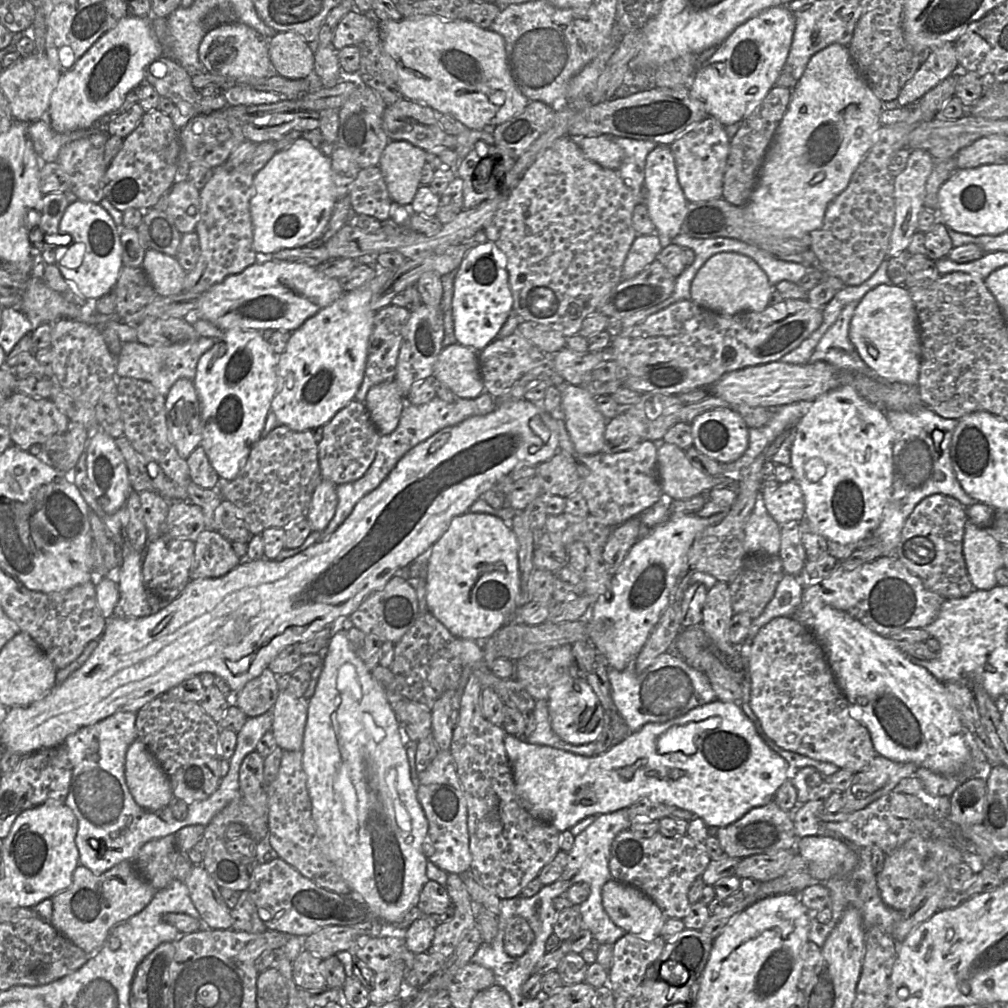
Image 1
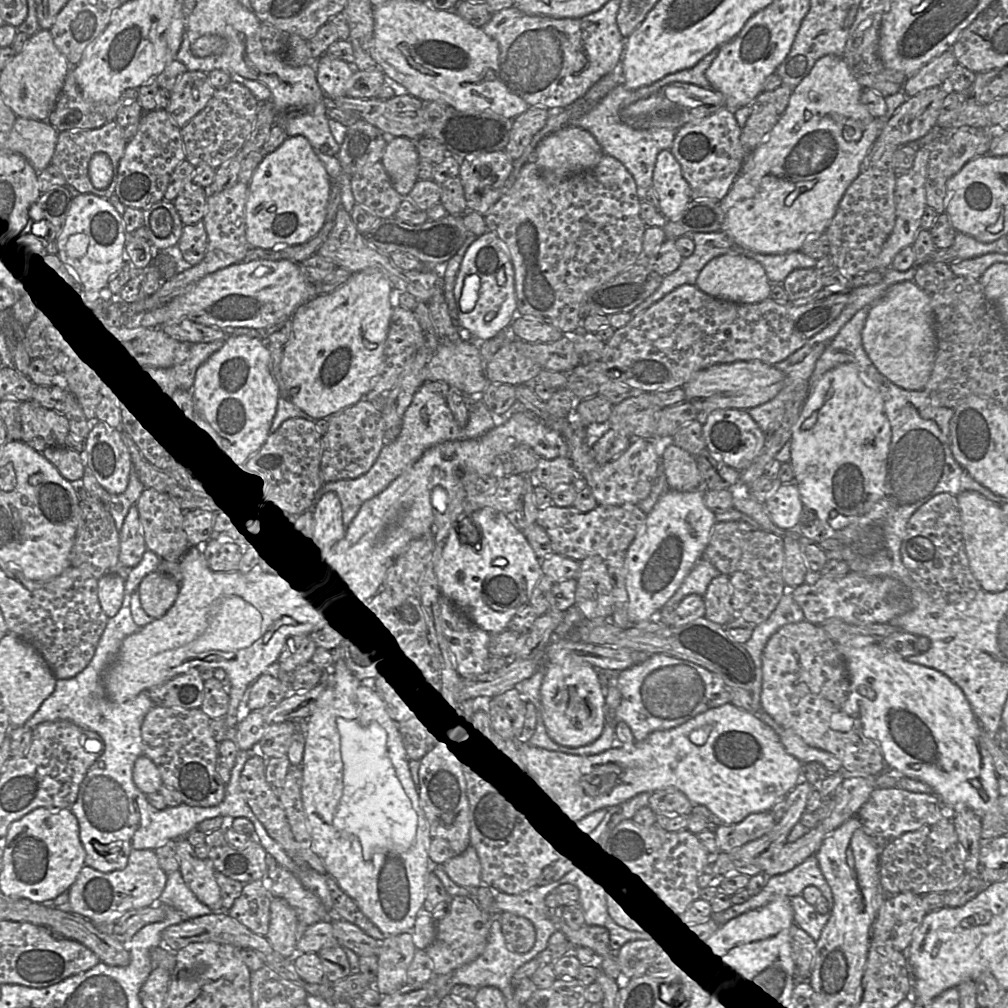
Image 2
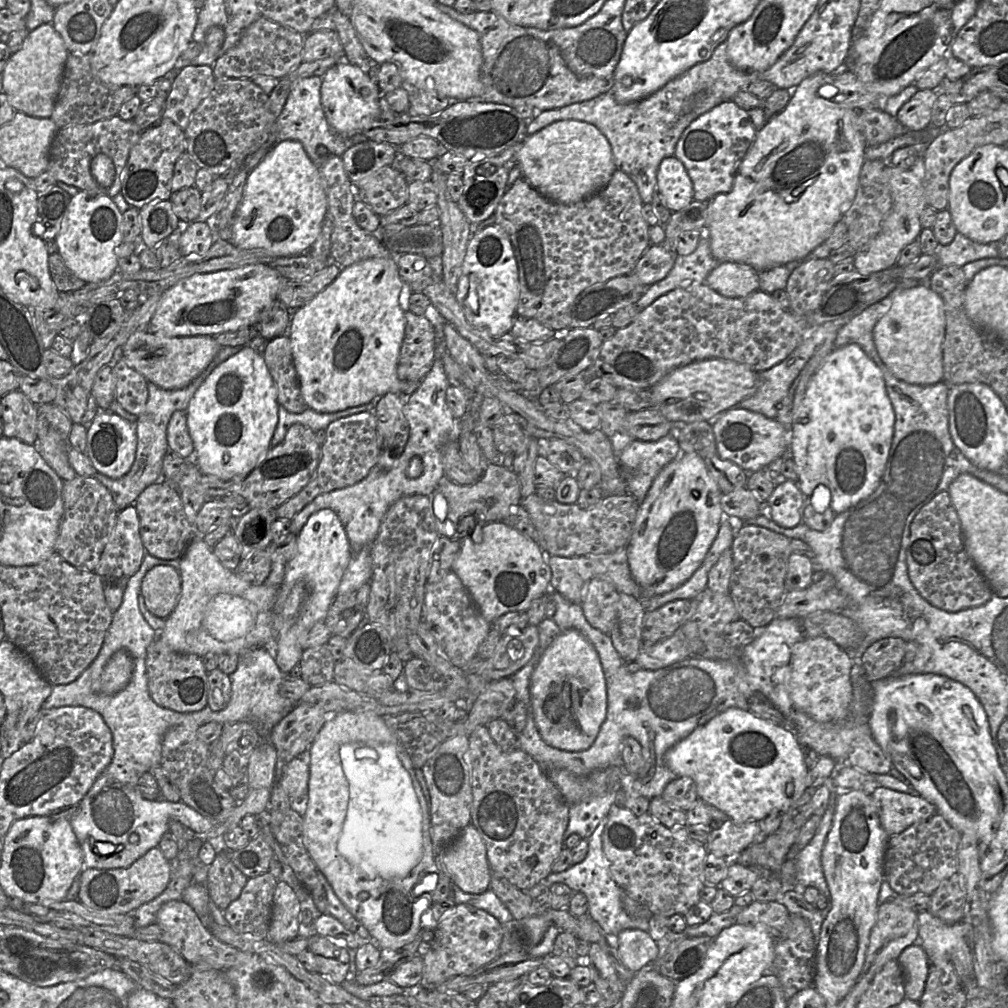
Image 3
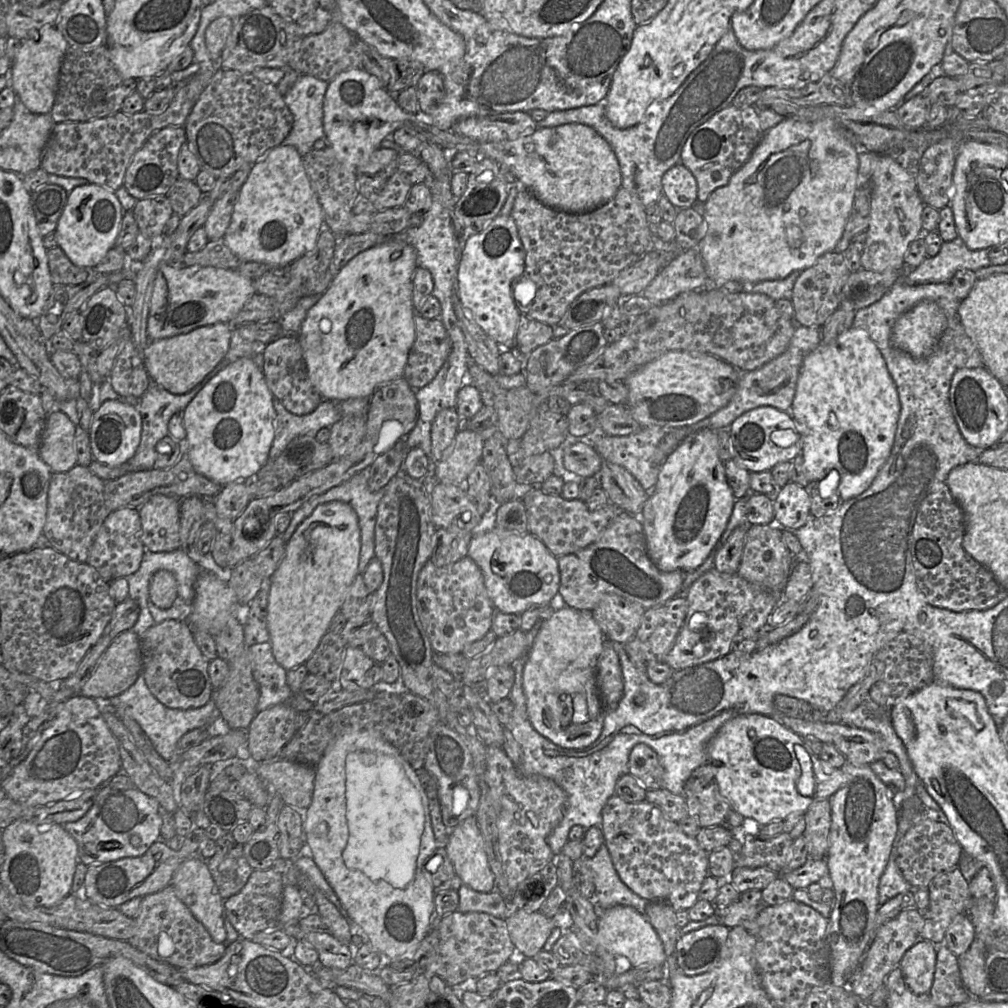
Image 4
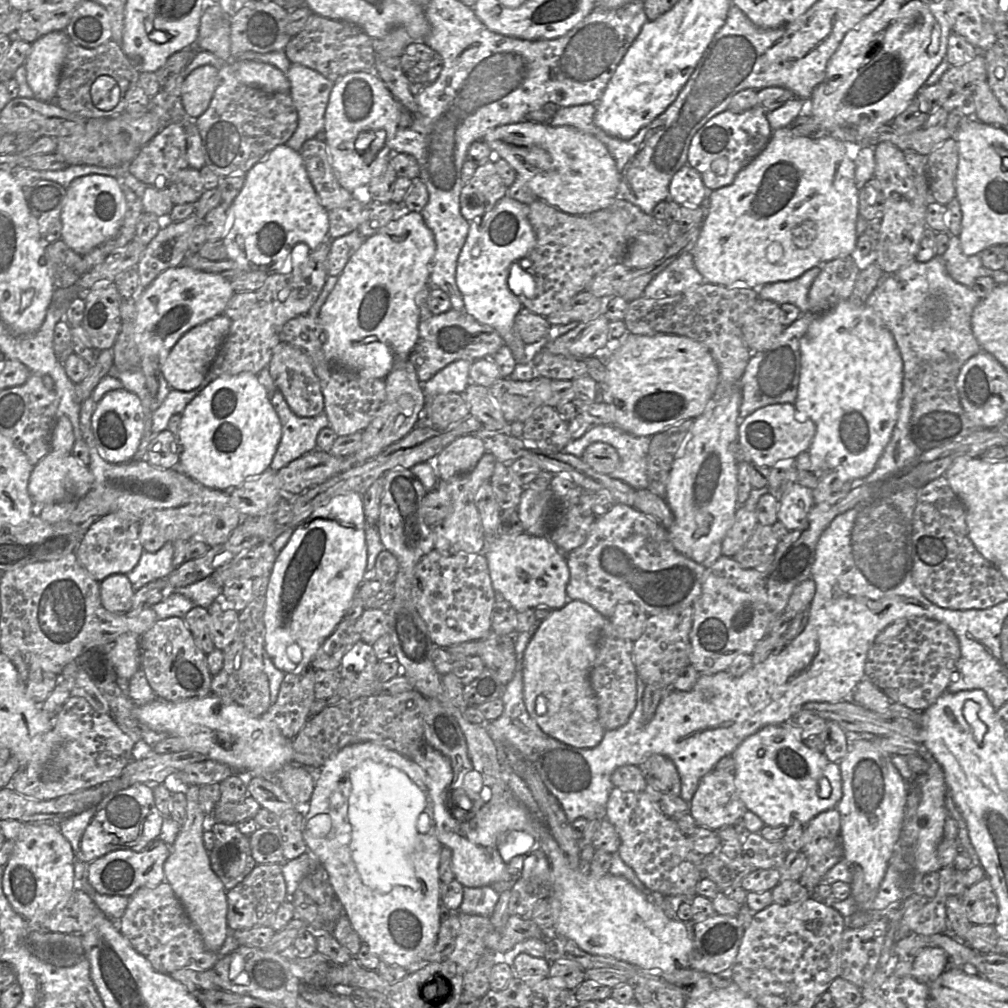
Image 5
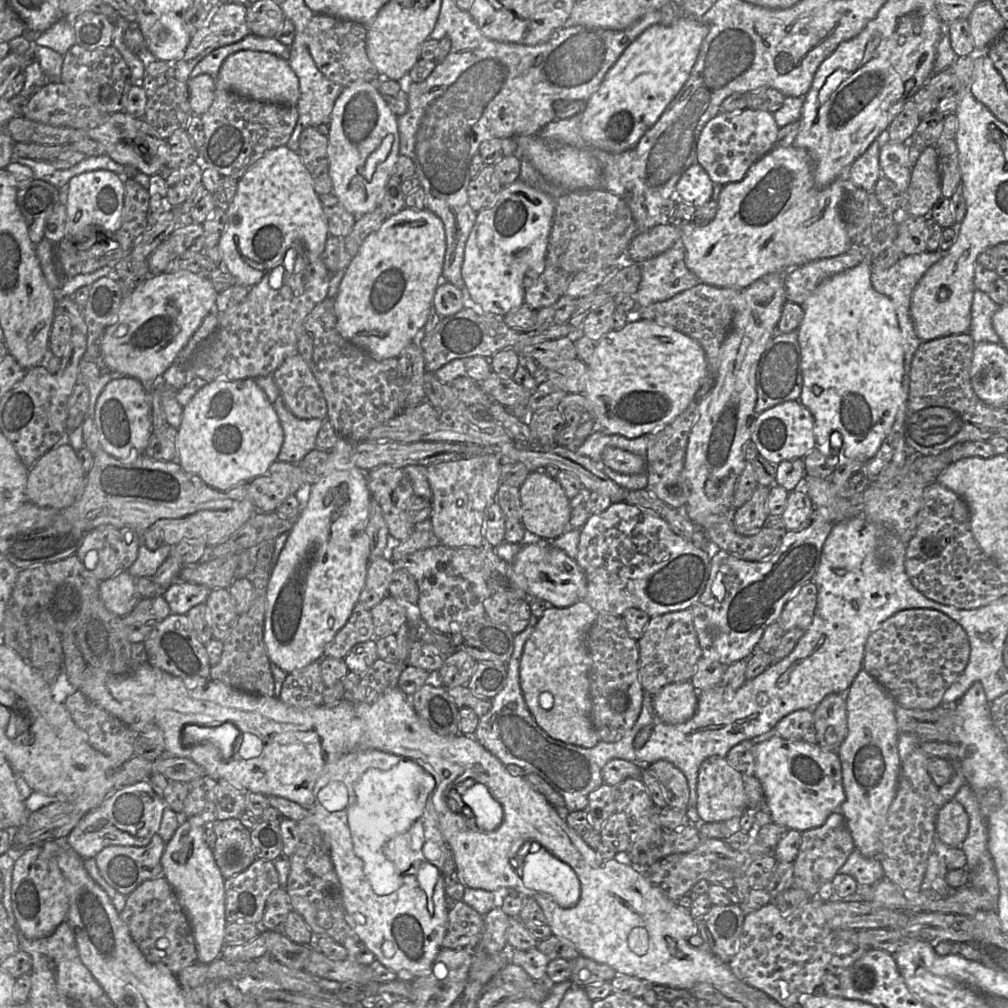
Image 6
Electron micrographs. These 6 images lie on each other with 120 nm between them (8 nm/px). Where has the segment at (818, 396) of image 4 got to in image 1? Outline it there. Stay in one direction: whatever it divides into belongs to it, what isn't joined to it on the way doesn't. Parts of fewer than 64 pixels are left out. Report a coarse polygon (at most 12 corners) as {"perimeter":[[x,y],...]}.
{"perimeter":[[842,385],[794,431],[805,517],[847,545],[893,483],[885,411]]}

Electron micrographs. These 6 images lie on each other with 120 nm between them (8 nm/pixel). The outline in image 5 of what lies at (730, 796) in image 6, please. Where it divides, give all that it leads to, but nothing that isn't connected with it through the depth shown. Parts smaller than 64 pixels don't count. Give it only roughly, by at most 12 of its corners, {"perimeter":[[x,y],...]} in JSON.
{"perimeter":[[715,768],[689,803],[697,826],[715,831],[747,811],[734,773]]}

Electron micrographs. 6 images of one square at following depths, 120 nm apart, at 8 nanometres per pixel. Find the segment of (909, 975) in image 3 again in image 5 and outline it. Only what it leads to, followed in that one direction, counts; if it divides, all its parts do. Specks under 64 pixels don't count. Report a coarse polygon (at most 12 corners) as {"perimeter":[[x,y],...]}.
{"perimeter":[[925,947],[912,958],[911,976],[929,984],[948,968],[947,953]]}

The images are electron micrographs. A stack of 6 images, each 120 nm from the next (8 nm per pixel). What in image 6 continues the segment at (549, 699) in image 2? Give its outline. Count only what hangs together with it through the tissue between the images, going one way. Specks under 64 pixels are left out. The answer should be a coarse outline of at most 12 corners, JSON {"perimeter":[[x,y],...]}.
{"perimeter":[[583,600],[548,607],[526,642],[521,690],[553,739],[600,741],[591,720]]}

